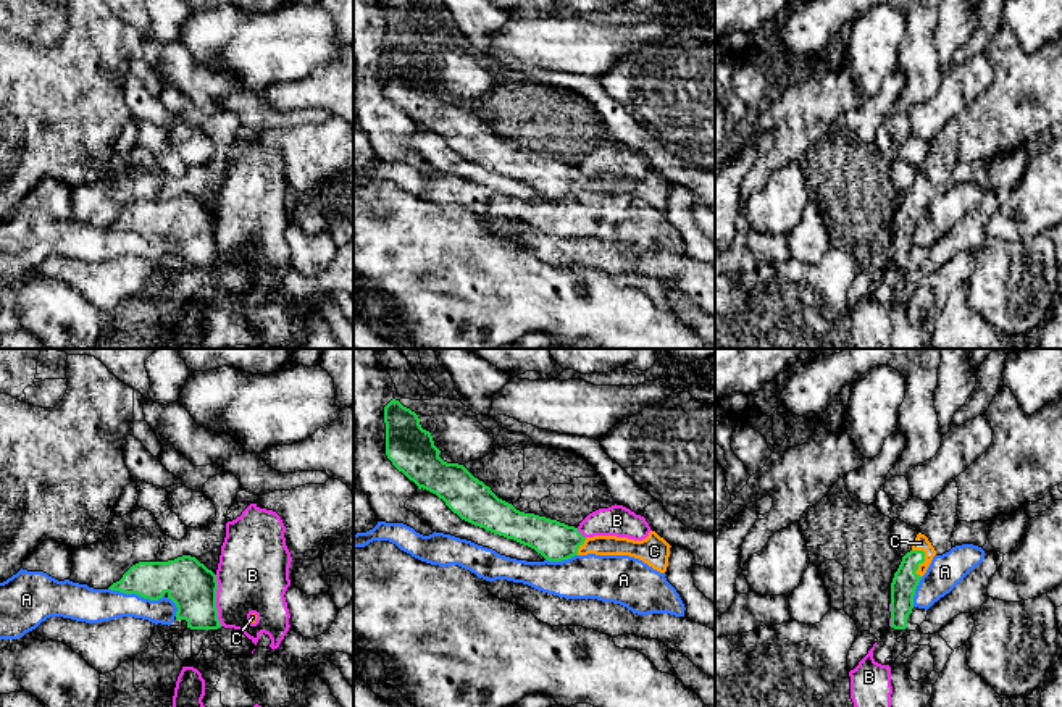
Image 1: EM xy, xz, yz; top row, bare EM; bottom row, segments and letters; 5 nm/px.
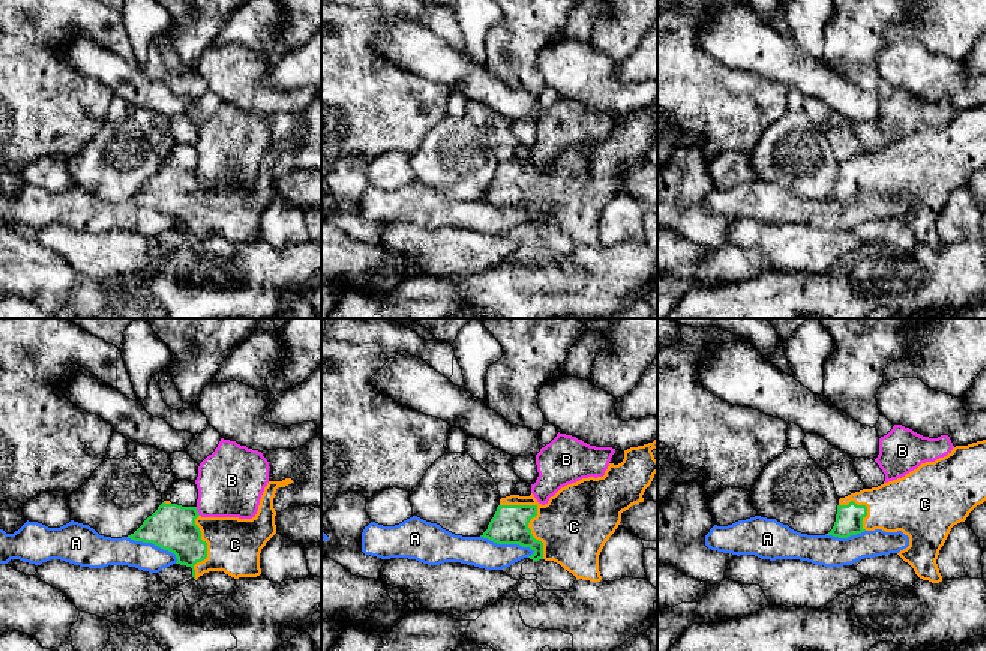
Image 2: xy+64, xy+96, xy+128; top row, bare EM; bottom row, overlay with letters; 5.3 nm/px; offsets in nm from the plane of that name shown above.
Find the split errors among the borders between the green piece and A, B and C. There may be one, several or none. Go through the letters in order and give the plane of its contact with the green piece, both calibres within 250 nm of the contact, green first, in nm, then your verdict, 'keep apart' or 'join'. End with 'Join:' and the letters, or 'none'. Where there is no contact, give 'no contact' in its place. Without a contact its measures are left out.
A: contact in xy; calibres 220 and 170 nm; keep apart
B: contact in xy; calibres 240 and 360 nm; keep apart
C: contact in yz; calibres 130 and 70 nm; join
Join: C

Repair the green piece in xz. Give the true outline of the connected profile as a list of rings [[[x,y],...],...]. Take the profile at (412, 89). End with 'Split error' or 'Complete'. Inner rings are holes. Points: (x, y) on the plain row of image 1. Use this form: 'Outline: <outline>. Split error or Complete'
Outline: [[[392,37],[384,45],[384,61],[386,94],[392,103],[413,119],[418,128],[423,126],[442,137],[462,158],[528,184],[549,200],[562,200],[575,194],[587,192],[629,194],[642,199],[660,211],[667,210],[671,184],[655,169],[650,169],[642,179],[617,174],[584,176],[575,165],[516,149],[512,142],[499,137],[489,124],[475,116],[463,103],[444,100],[439,95],[441,89],[434,84],[431,71],[421,66],[418,53],[403,45],[399,39]]]. Split error

